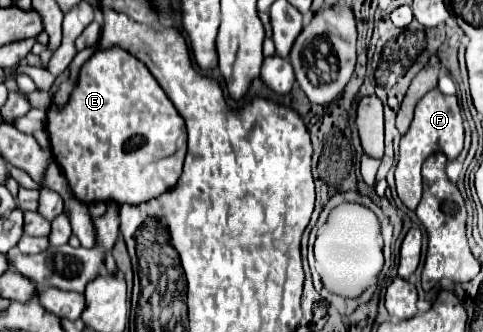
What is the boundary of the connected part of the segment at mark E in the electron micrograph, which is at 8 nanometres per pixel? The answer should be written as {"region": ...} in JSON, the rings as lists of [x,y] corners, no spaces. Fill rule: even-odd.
{"region":[[[117,45],[99,49],[89,61],[85,61],[65,107],[53,107],[47,111],[47,131],[55,161],[67,177],[73,195],[87,205],[109,201],[119,205],[137,205],[169,191],[181,175],[187,151],[183,117],[177,113],[175,105],[155,81],[151,71],[147,71],[139,59]],[[129,135],[145,135],[145,147],[141,147],[141,151],[133,151],[133,155],[125,155],[125,151],[121,151],[121,143],[125,143]]]}

